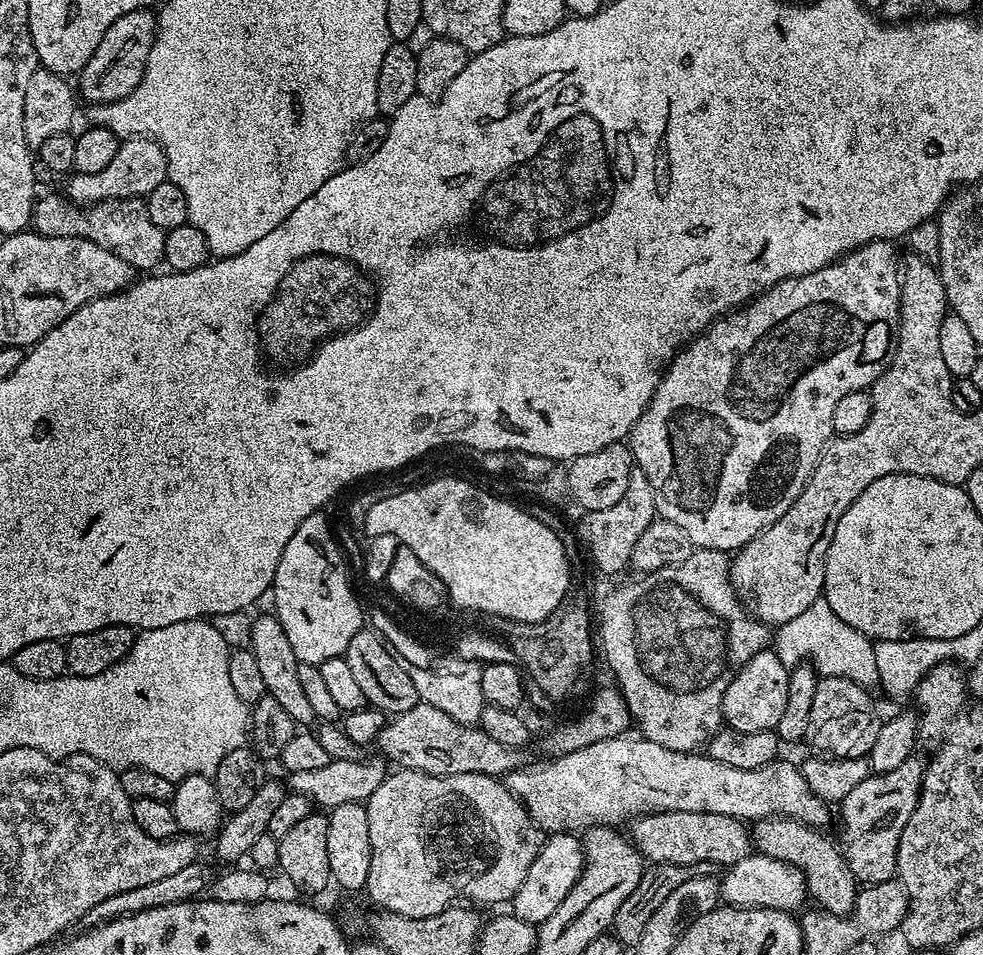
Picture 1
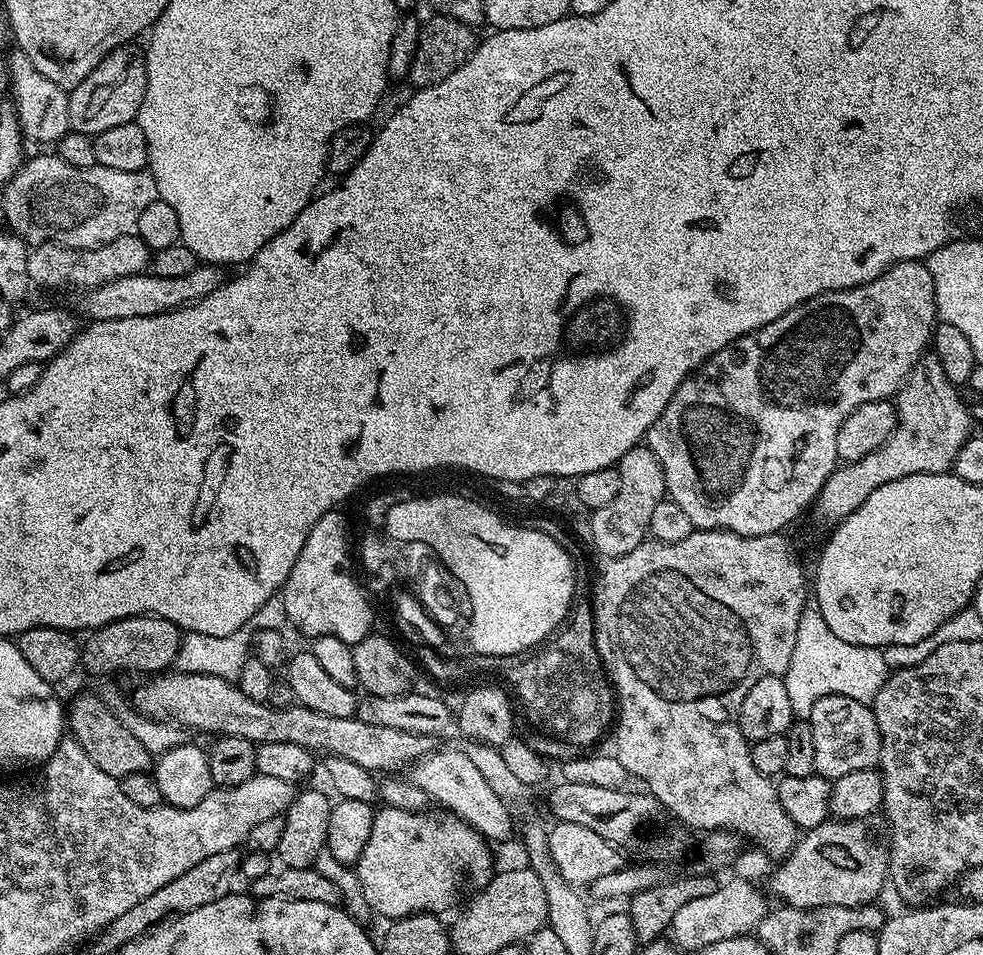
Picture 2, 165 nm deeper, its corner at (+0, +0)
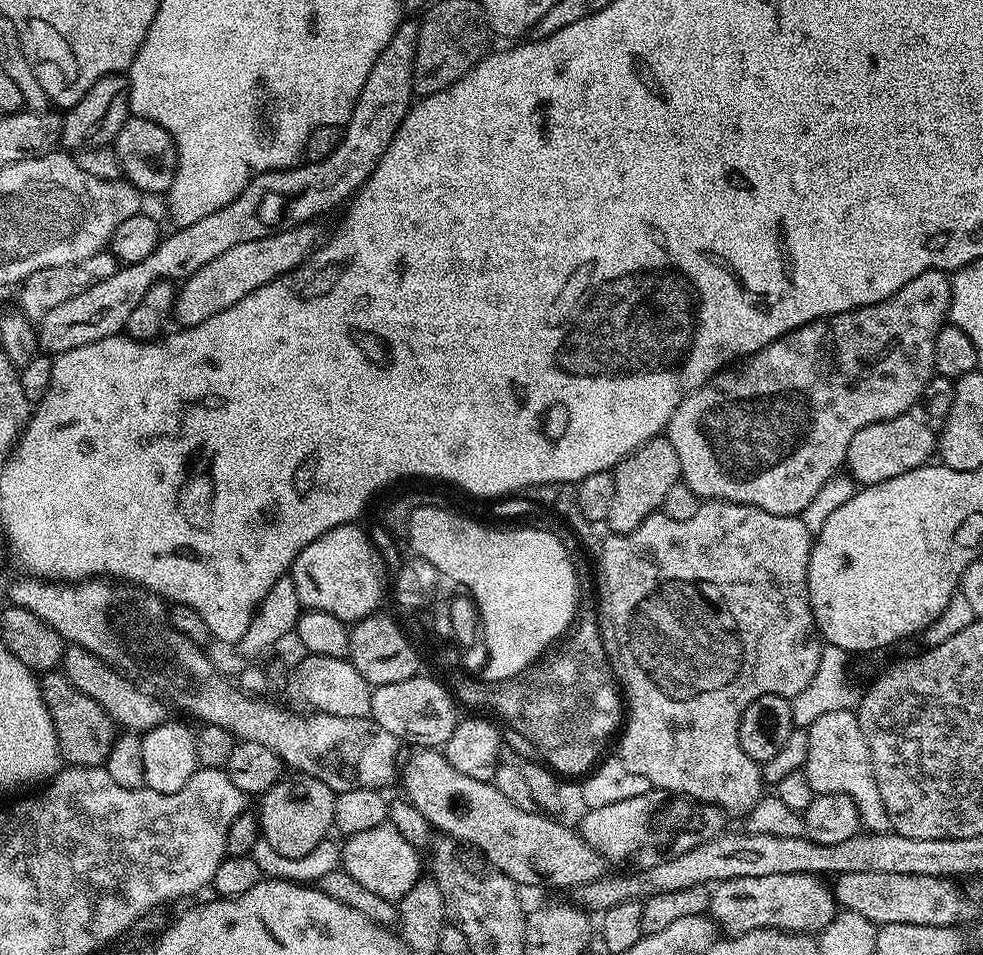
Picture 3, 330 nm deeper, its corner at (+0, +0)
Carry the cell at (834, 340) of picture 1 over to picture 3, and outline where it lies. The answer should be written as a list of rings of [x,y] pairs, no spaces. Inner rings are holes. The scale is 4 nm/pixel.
[[[937,268],[929,272],[918,274],[918,278],[910,278],[890,298],[877,304],[867,304],[837,316],[827,316],[824,320],[815,320],[793,332],[787,332],[782,338],[770,342],[762,350],[752,356],[741,359],[735,366],[725,367],[715,374],[709,375],[703,384],[692,389],[684,400],[674,410],[666,429],[670,446],[674,446],[678,454],[680,480],[694,494],[698,494],[701,501],[725,500],[735,504],[749,504],[758,506],[758,510],[766,510],[770,514],[779,516],[800,516],[814,501],[822,486],[837,475],[845,467],[846,450],[850,446],[850,438],[862,430],[862,426],[870,426],[874,422],[886,422],[890,418],[898,418],[911,413],[923,397],[924,387],[931,382],[934,375],[934,342],[938,338],[940,329],[948,320],[948,307],[952,301],[952,282],[947,272],[939,272]]]

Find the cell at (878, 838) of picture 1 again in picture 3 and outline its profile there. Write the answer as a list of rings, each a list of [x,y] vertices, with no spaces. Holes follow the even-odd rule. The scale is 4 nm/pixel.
[[[766,874],[762,878],[730,878],[721,880],[711,889],[707,915],[718,925],[721,933],[741,936],[750,930],[777,928],[779,932],[819,934],[836,917],[838,905],[831,887],[821,877],[802,874]]]

